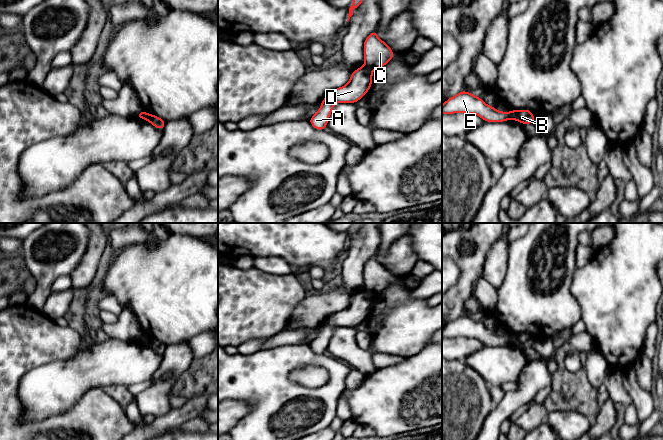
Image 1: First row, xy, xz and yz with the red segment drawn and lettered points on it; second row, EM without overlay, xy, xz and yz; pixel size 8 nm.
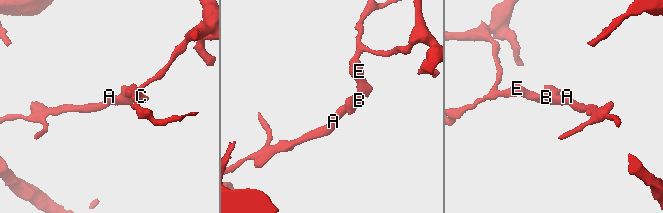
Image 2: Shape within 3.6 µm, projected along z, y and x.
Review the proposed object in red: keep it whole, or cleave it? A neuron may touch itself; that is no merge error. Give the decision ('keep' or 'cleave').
cleave

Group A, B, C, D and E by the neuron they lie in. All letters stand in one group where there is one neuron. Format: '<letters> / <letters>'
A B D / C E

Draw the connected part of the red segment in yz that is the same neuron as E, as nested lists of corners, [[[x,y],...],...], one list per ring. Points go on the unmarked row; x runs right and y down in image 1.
[[[461,315],[448,322],[442,329],[442,338],[467,337],[481,341],[484,346],[504,346],[511,343],[510,336],[498,335],[487,329],[480,321]]]

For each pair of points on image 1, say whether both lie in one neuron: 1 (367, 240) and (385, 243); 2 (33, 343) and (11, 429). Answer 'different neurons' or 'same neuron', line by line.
1: different neurons
2: same neuron

